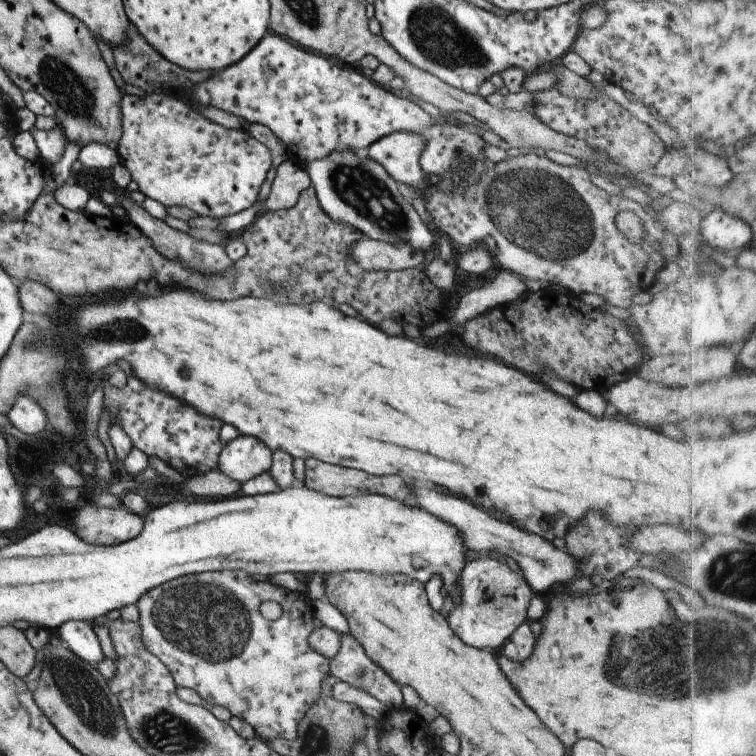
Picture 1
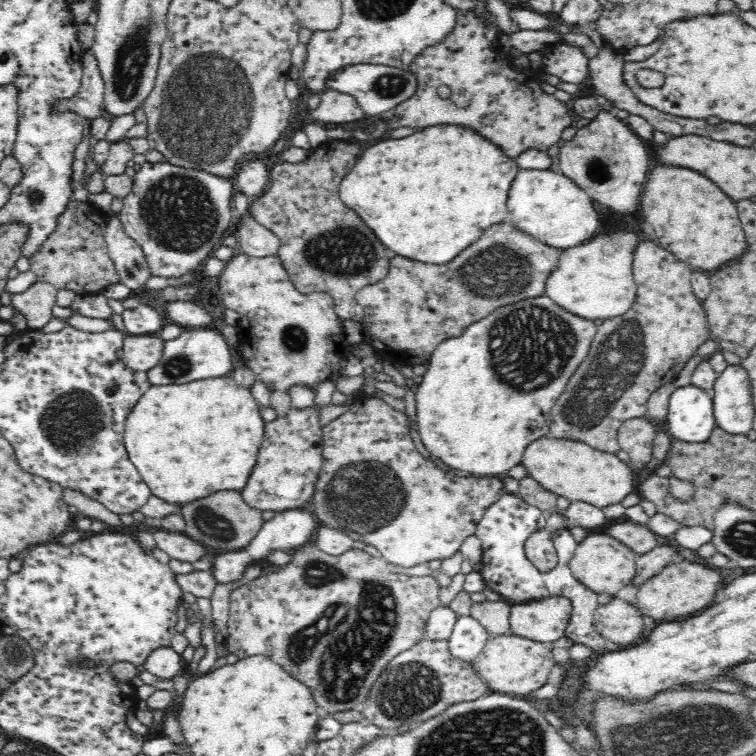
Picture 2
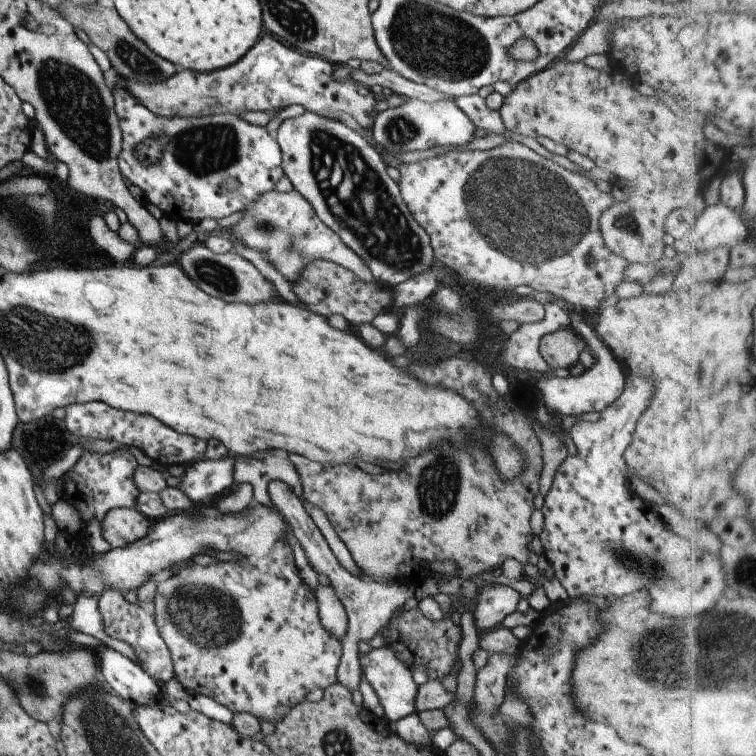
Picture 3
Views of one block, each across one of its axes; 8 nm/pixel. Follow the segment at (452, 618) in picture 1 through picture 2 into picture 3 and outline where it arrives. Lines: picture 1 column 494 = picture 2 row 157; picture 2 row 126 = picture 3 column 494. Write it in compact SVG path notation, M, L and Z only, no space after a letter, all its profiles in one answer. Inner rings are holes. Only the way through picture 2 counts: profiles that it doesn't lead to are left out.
M489 582L479 588L474 602L474 619L478 632L496 629L510 614L517 611L522 596L512 588Z

